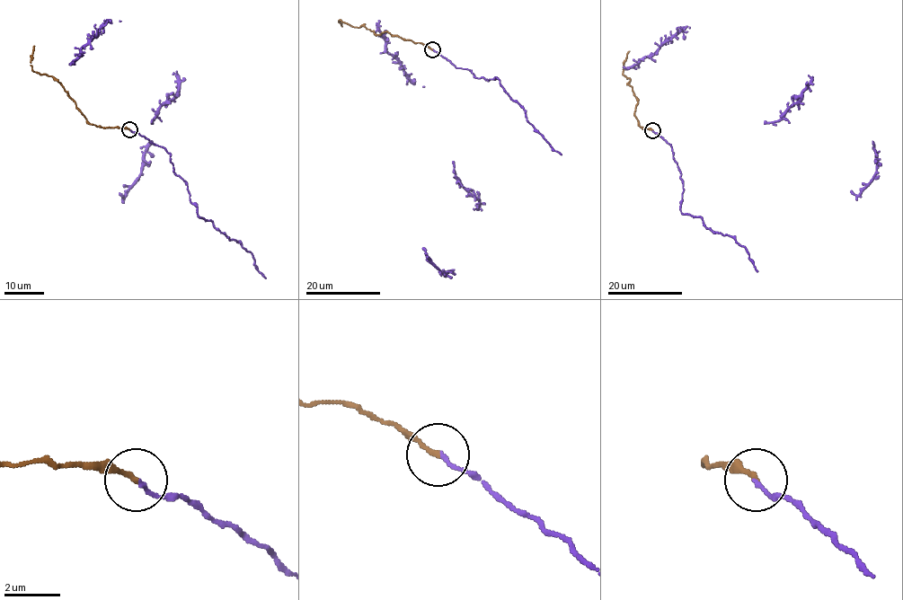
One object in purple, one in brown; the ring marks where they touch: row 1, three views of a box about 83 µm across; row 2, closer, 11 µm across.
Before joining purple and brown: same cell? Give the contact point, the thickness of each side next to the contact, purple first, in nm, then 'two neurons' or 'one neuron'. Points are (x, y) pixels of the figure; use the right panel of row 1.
(652, 130) | 120/170 nm | one neuron

